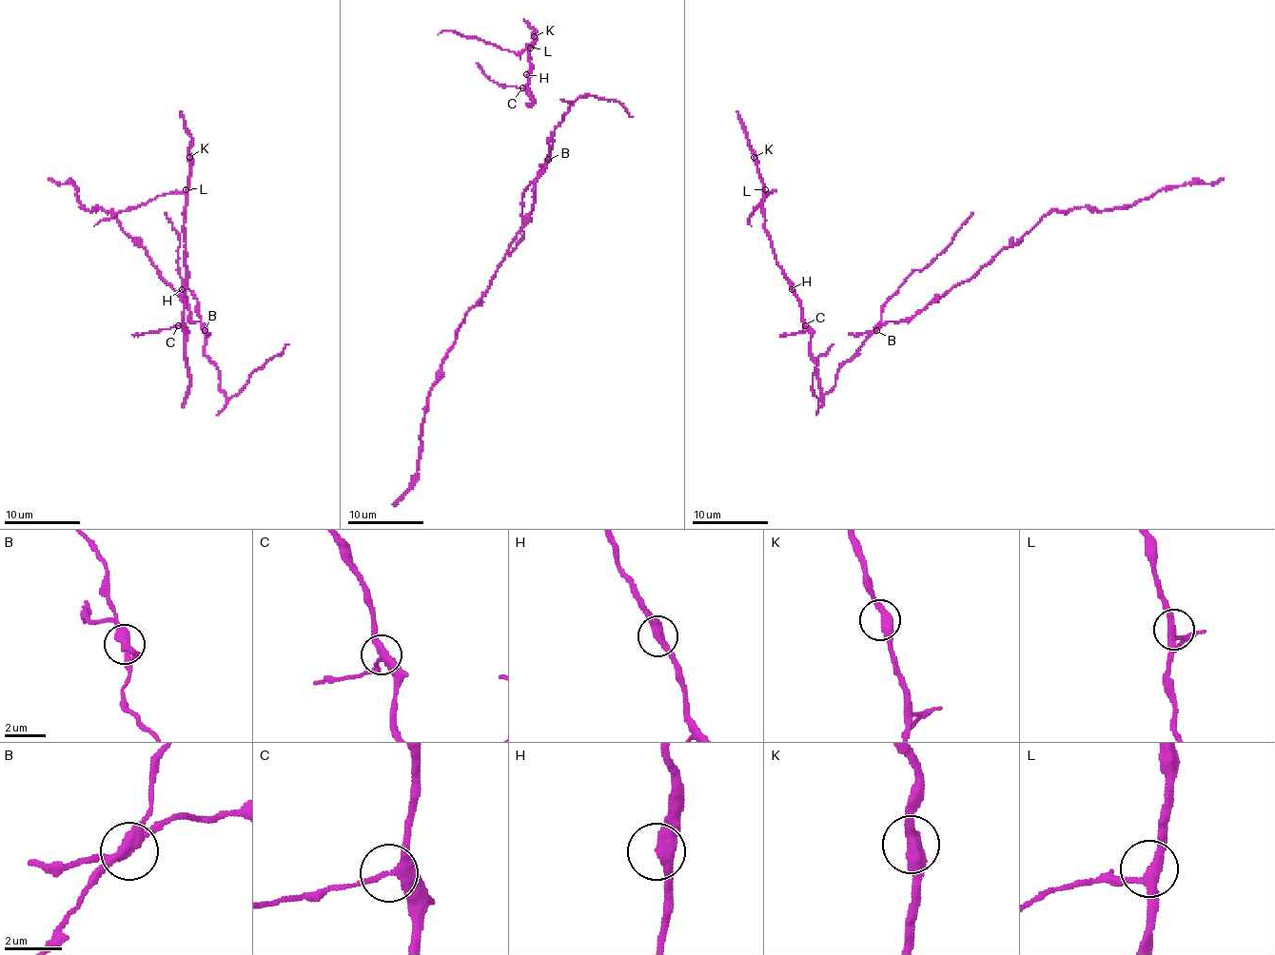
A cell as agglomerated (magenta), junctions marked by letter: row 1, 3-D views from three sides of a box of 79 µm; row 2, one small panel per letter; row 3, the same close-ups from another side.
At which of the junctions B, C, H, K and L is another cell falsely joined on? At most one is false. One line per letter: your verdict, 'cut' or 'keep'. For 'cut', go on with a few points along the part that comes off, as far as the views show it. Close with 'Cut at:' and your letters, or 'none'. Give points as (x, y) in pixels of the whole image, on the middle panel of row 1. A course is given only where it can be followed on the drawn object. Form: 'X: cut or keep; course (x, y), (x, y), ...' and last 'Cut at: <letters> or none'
B: keep
C: keep
H: keep
K: keep
L: keep
Cut at: none

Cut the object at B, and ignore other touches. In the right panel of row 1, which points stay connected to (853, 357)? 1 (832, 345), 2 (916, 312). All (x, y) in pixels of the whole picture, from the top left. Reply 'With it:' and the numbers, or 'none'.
With it: 1

